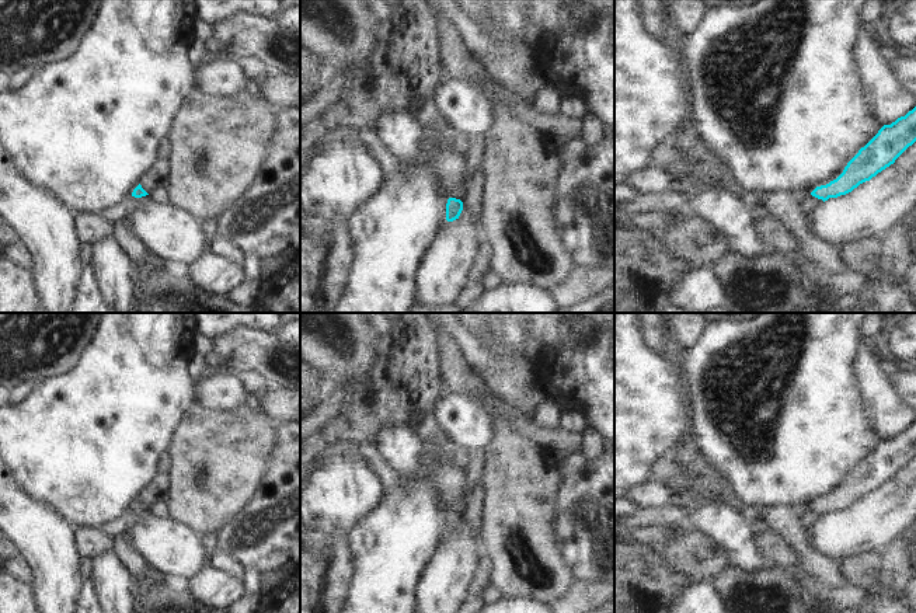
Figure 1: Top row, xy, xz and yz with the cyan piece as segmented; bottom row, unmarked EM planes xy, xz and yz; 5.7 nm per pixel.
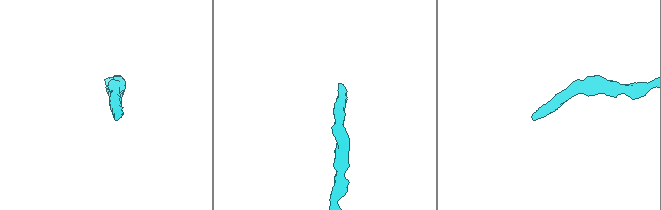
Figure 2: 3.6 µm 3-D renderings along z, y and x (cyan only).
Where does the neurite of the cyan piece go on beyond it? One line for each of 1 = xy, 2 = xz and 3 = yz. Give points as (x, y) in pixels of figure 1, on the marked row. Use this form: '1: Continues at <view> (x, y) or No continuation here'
1: No continuation here
2: No continuation here
3: No continuation here

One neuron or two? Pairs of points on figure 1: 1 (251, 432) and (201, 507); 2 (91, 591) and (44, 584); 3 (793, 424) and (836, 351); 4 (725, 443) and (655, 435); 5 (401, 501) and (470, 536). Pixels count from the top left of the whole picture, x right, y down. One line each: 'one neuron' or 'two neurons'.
1: one neuron
2: two neurons
3: one neuron
4: two neurons
5: two neurons

